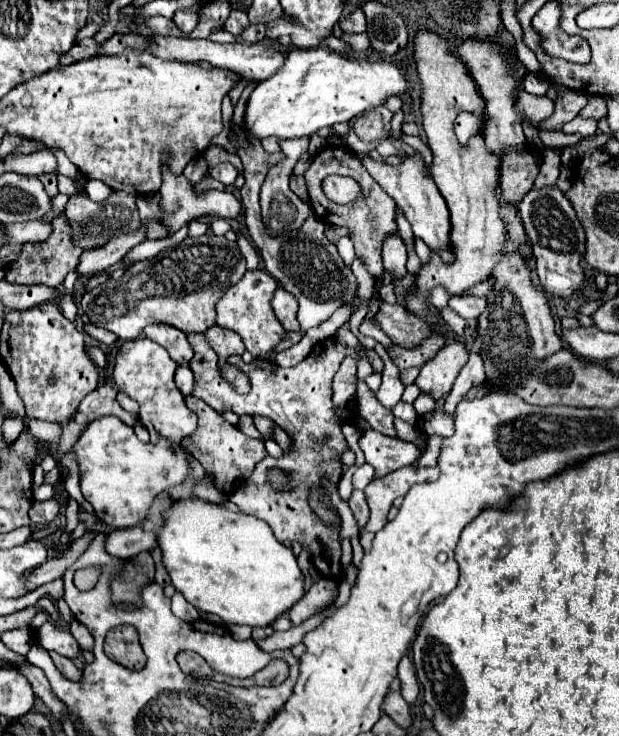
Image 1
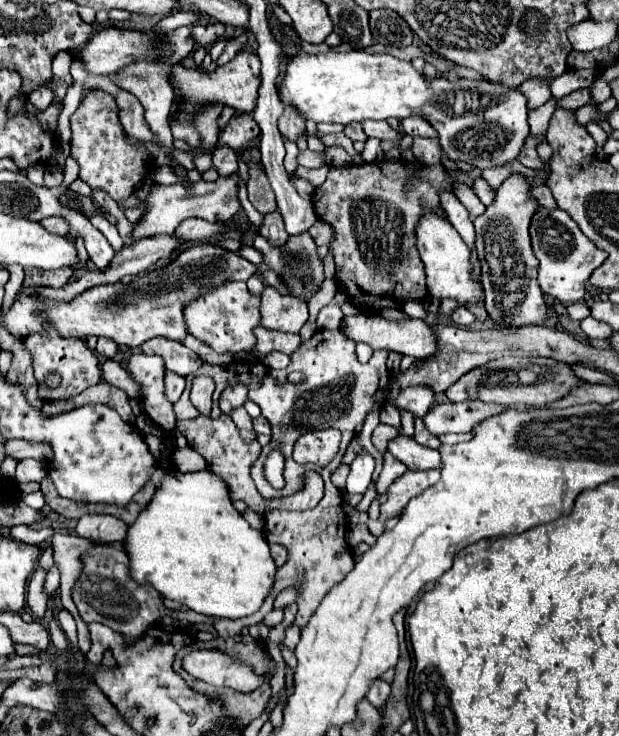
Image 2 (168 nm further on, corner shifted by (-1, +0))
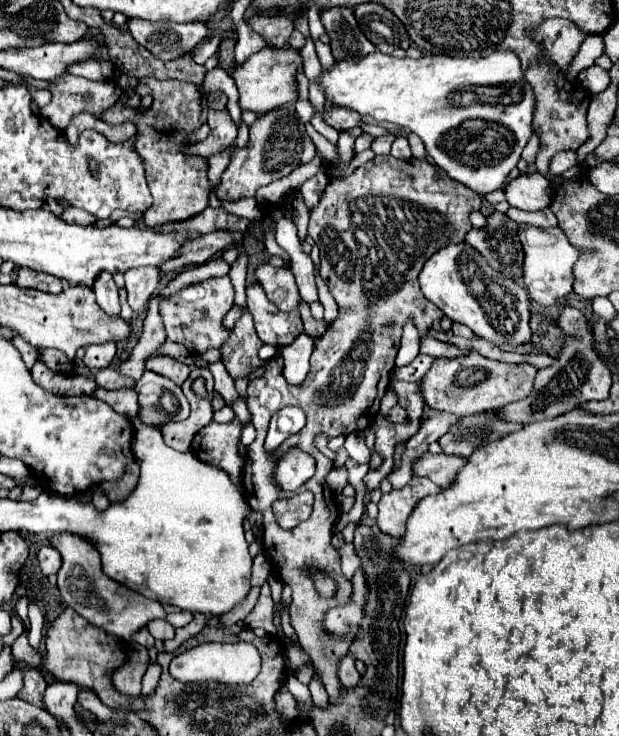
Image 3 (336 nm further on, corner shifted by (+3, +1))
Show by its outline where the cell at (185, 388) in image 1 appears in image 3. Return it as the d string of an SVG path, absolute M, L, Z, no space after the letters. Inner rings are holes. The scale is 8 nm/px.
M146 371L136 383L136 393L140 405L138 419L144 421L144 425L162 429L164 421L188 419L190 407L182 389L158 373Z

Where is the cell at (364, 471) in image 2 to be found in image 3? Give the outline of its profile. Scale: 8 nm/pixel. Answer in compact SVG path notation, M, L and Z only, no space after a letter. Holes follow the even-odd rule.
M352 433L352 435L346 435L346 443L344 443L346 451L350 453L350 457L356 461L356 463L370 463L370 451L364 443L364 433Z

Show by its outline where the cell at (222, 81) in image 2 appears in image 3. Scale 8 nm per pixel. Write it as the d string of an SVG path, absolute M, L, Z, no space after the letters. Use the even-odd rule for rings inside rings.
M264 47L262 51L250 55L244 65L238 65L234 71L234 81L240 91L240 107L242 111L254 111L256 115L266 113L270 109L276 109L286 103L294 103L300 93L298 93L298 71L302 69L302 57L300 49L268 49Z

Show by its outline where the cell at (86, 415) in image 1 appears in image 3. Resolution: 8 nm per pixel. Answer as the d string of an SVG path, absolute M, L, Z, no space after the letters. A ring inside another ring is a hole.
M122 387L118 391L106 391L106 389L98 389L94 393L94 397L102 399L104 403L112 405L112 409L116 409L116 413L134 419L138 413L138 401L136 401L136 391Z

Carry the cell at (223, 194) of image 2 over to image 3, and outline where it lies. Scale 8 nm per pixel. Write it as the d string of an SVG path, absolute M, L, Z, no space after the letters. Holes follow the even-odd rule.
M282 105L260 115L250 125L250 141L244 149L230 153L230 163L222 174L222 183L218 185L218 199L238 201L244 197L256 197L256 191L276 179L290 175L296 167L310 163L316 157L316 147L304 131L304 123L296 117L294 105Z

